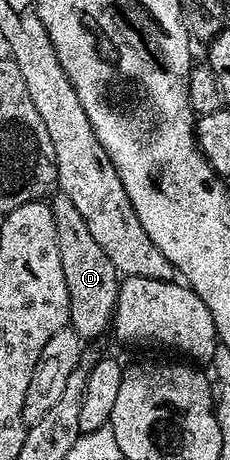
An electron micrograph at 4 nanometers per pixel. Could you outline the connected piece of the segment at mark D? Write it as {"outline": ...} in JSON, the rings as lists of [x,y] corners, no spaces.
{"outline":[[[54,194],[51,206],[55,217],[55,237],[59,241],[59,261],[63,261],[63,277],[69,294],[69,326],[82,341],[97,339],[113,326],[119,273],[115,265],[111,265],[107,253],[103,253],[95,242],[95,237],[91,237],[91,229],[87,229],[87,221],[83,221],[71,197]]]}

